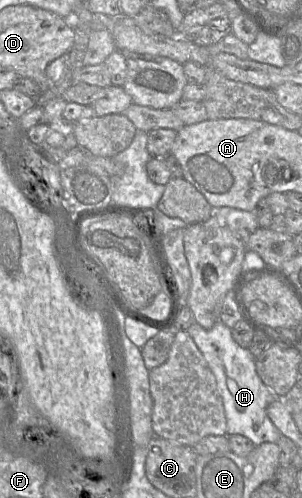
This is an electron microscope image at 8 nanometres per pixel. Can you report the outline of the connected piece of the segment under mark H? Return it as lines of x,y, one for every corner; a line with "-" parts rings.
218,320
210,329
198,323
186,330
204,356
215,376
226,418
226,436
239,434
248,438
254,446
265,442
277,443
280,432
266,413
267,406
277,396
264,384
255,366
255,357
247,348
239,346
232,337
231,328

